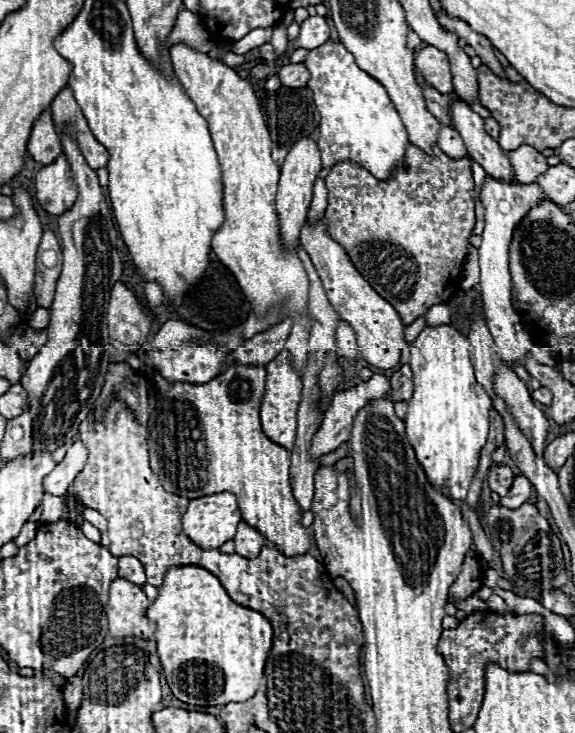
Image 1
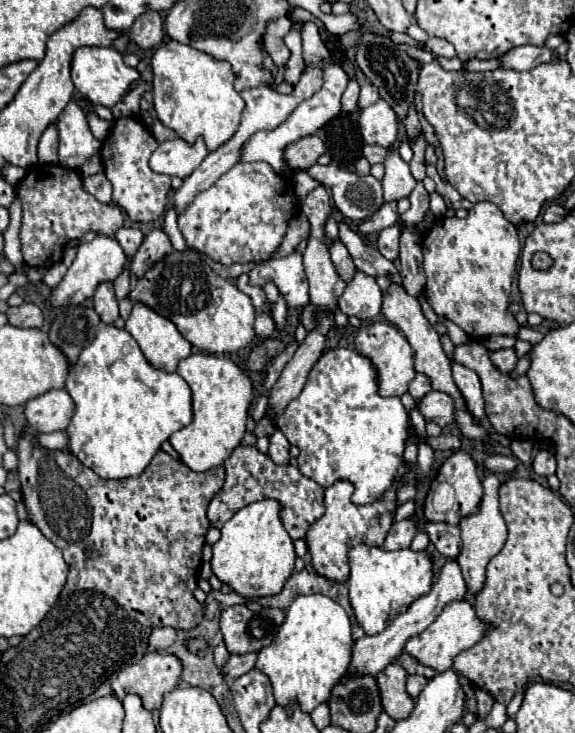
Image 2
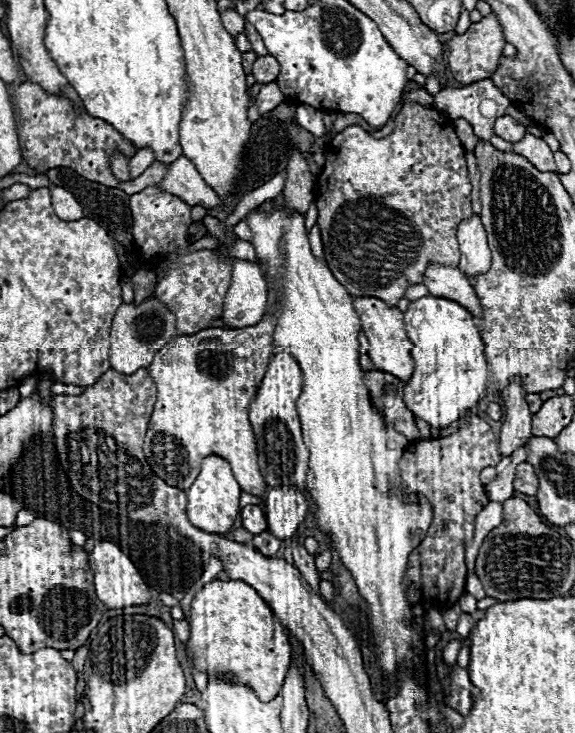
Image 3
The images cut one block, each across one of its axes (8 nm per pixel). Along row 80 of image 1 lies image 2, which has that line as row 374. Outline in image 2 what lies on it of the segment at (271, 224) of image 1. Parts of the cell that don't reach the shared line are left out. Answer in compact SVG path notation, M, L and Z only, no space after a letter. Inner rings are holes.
M202 352L184 358L178 364L178 374L192 388L194 420L186 428L174 432L170 436L170 444L180 454L182 462L194 472L206 472L210 468L222 466L246 432L246 418L254 398L252 380L230 358Z

